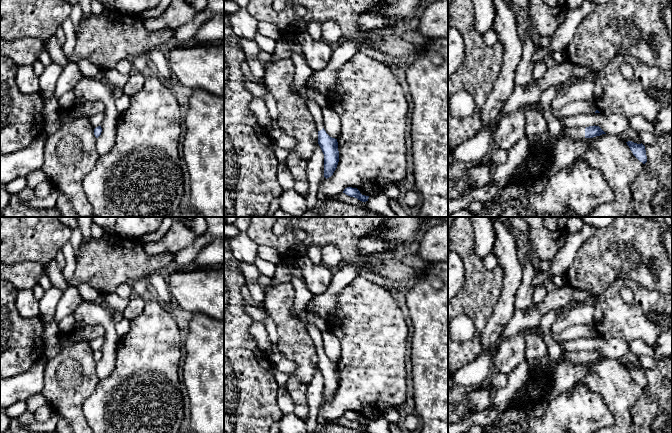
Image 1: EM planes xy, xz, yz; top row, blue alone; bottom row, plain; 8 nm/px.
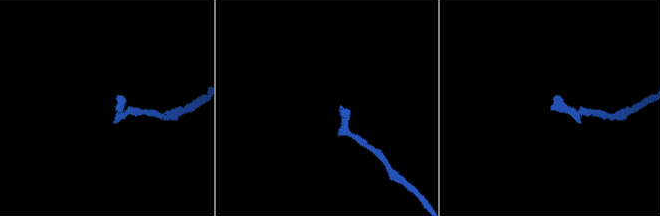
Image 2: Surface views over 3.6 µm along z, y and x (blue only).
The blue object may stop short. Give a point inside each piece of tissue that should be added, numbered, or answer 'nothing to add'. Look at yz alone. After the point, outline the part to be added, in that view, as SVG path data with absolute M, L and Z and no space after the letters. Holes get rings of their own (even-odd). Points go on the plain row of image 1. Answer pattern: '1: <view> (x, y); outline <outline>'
1: yz (545, 364); outline M562 351L562 356L559 361L550 359L548 356L541 359L528 360L529 376L534 375L536 370L552 375L557 365L562 361L585 361L585 352L583 351Z

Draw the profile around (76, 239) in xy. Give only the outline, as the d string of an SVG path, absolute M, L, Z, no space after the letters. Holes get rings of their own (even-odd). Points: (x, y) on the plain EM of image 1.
M57 217L57 219L63 224L73 229L73 234L70 238L70 242L72 244L73 252L76 257L79 247L83 242L83 236L77 223L77 217Z

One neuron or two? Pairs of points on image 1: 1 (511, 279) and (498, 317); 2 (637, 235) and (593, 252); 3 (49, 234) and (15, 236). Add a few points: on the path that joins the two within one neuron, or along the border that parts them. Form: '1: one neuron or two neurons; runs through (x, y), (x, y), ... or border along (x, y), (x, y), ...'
1: one neuron; runs through (509, 288), (505, 308)
2: one neuron; runs through (626, 240), (614, 240), (604, 248)
3: one neuron; runs through (41, 234), (23, 233)

